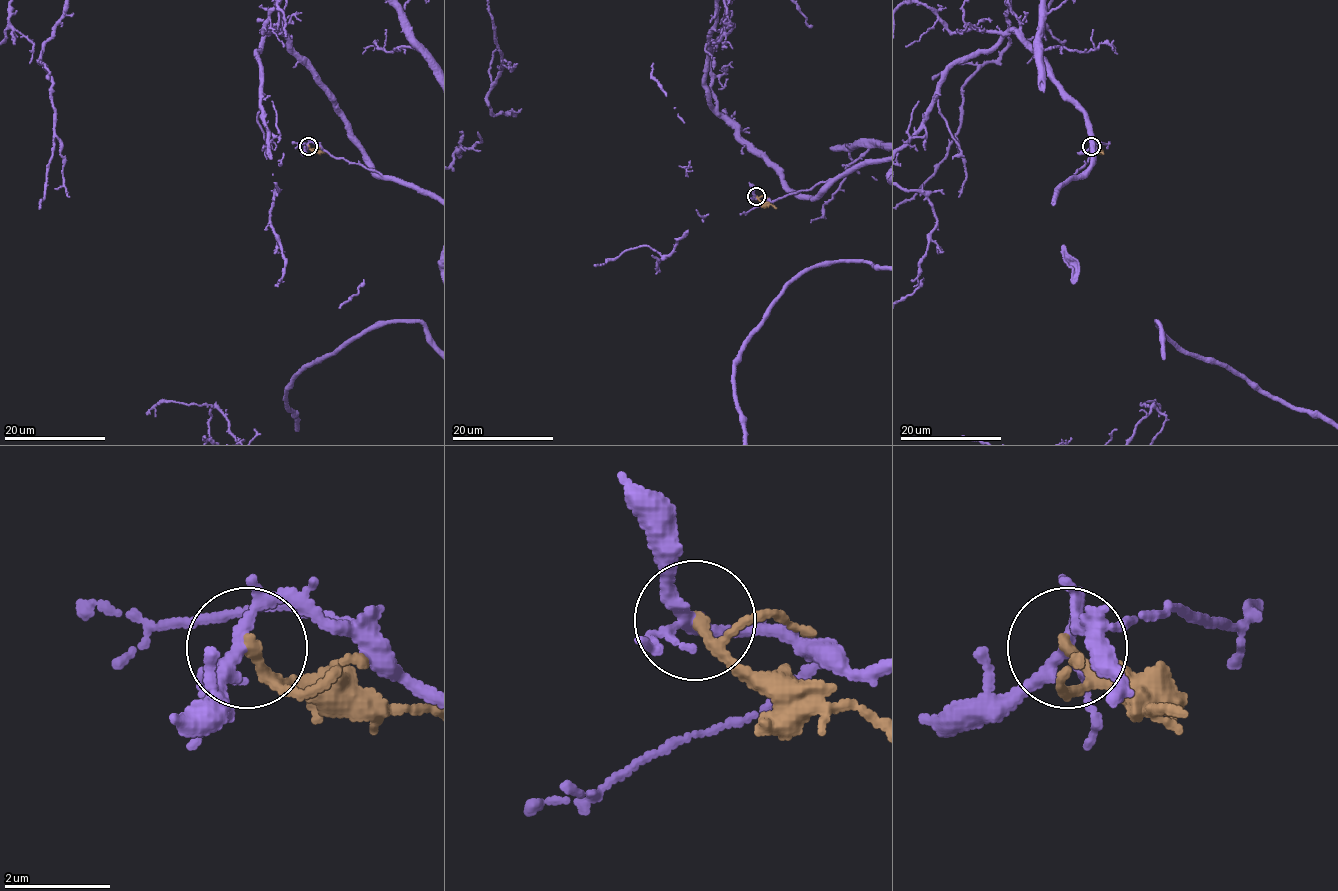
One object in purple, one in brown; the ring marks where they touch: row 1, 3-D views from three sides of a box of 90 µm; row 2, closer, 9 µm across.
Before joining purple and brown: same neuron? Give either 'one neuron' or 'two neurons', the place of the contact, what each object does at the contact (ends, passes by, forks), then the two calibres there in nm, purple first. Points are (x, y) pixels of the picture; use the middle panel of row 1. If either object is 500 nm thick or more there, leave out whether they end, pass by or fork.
two neurons; place (756, 196); purple forks; brown passes by; calibres 200 and 160 nm

